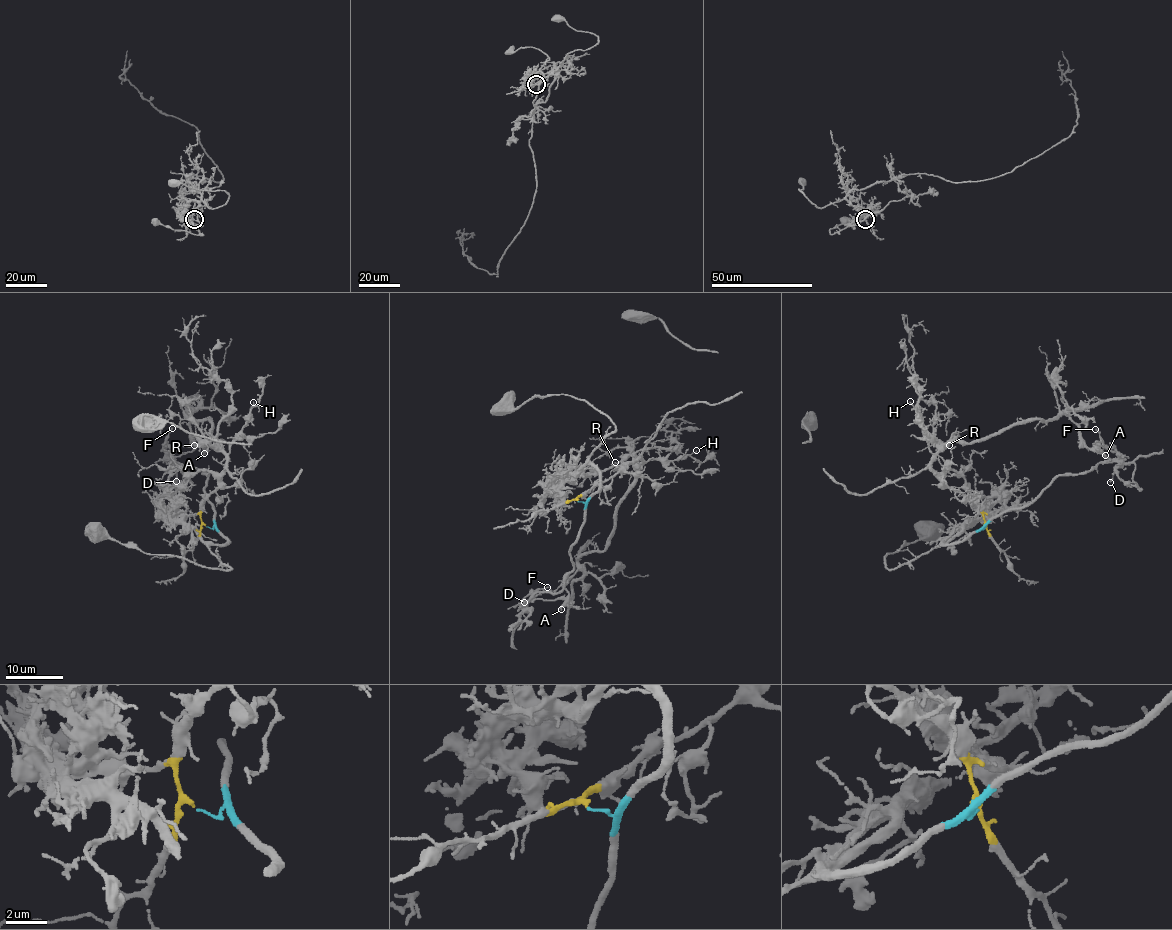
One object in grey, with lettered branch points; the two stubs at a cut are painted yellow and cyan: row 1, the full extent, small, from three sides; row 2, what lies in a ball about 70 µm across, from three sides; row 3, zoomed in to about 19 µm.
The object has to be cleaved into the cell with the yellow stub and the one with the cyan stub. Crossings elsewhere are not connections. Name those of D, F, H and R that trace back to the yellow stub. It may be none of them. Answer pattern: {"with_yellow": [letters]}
{"with_yellow": ["H", "R"]}

